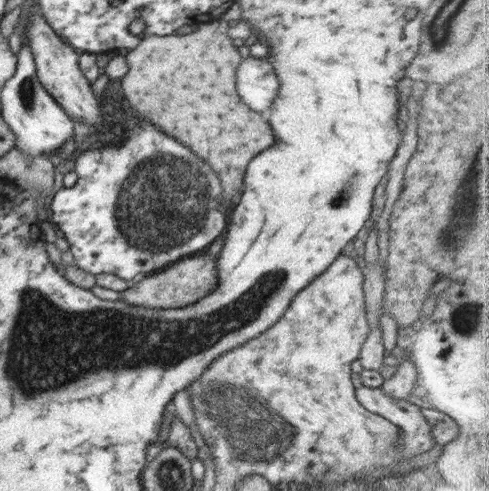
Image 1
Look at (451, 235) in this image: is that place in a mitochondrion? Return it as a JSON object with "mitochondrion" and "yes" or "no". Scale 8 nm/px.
{"mitochondrion":"yes"}

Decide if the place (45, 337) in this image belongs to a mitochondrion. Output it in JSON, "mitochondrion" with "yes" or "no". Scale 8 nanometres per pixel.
{"mitochondrion":"yes"}

